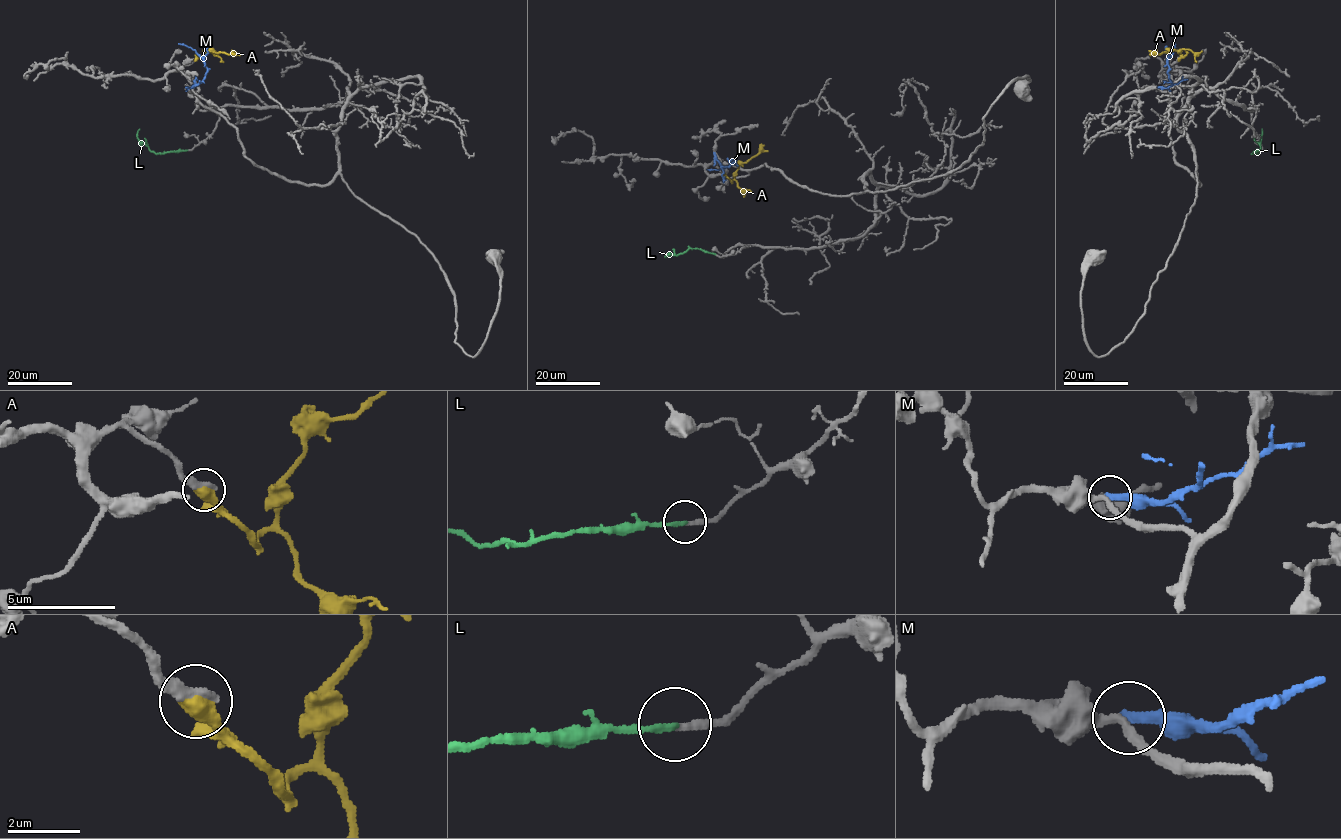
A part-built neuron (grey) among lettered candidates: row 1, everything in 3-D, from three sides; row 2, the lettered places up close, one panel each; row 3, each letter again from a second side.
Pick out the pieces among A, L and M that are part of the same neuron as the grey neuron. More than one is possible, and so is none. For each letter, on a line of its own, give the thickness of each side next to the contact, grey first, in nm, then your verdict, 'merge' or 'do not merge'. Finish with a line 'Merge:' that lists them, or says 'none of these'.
A: 480 nm thick on the grey side, 550 nm on the other; merge
L: 180 nm thick on the grey side, 180 nm on the other; merge
M: 260 nm thick on the grey side, 360 nm on the other; do not merge
Merge: A, L

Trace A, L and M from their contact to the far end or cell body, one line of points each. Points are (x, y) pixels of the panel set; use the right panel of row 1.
A: (1178, 59), (1187, 54), (1184, 49), (1157, 54), (1148, 50)
L: (1259, 150), (1253, 153), (1260, 148), (1262, 129)
M: (1158, 87), (1171, 85), (1167, 60), (1174, 43)

